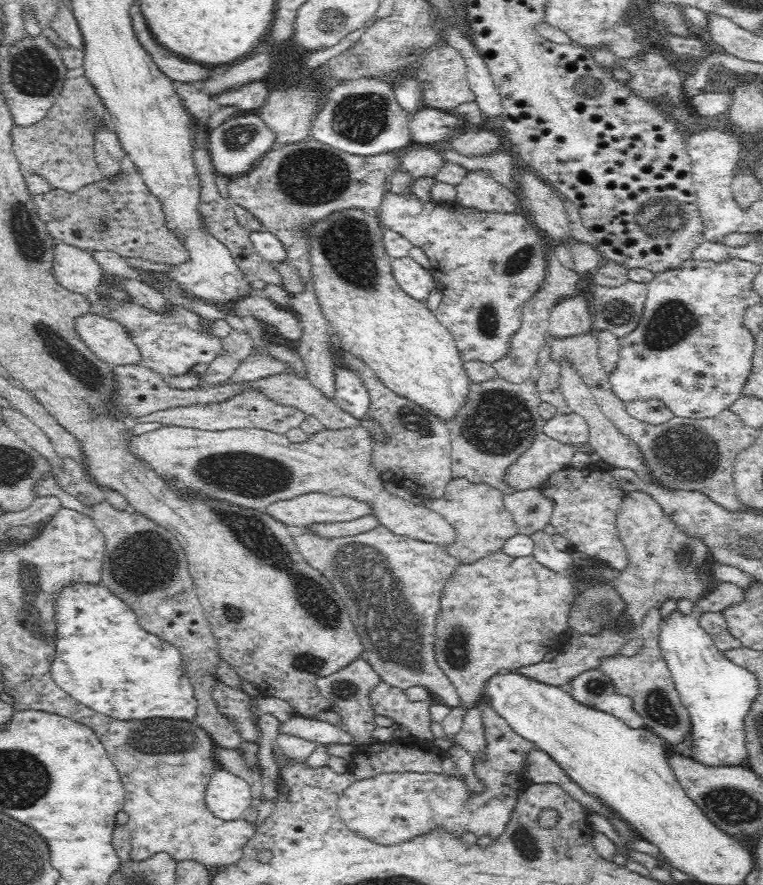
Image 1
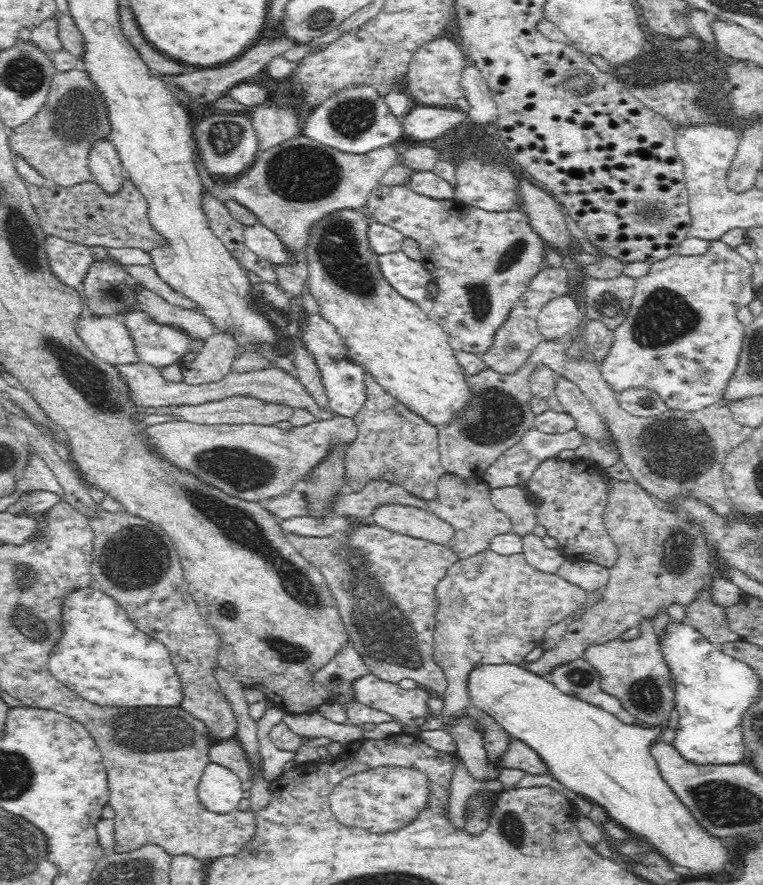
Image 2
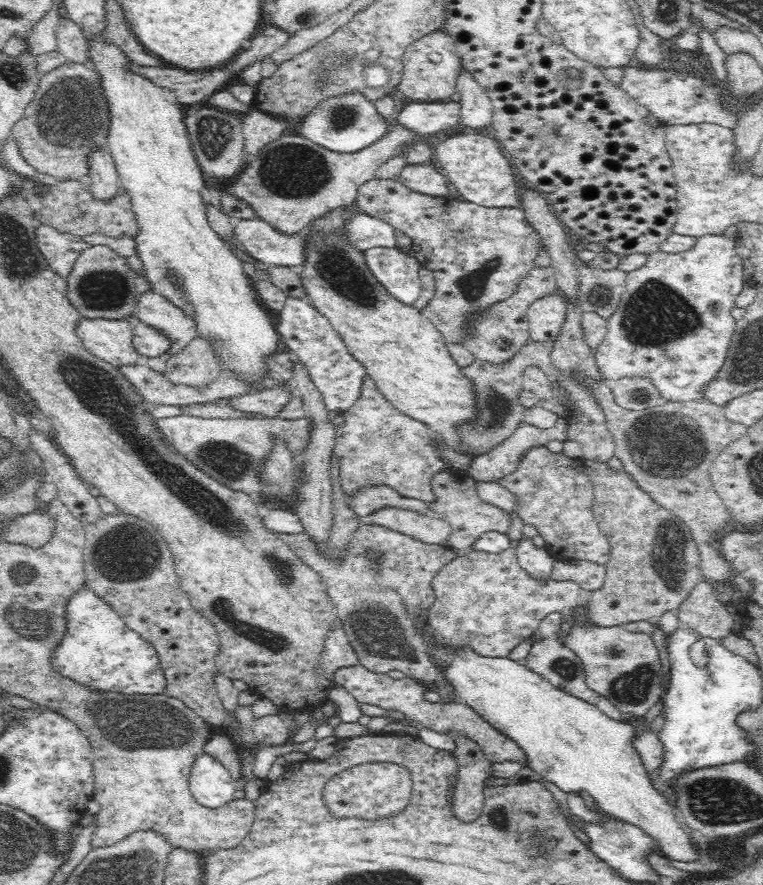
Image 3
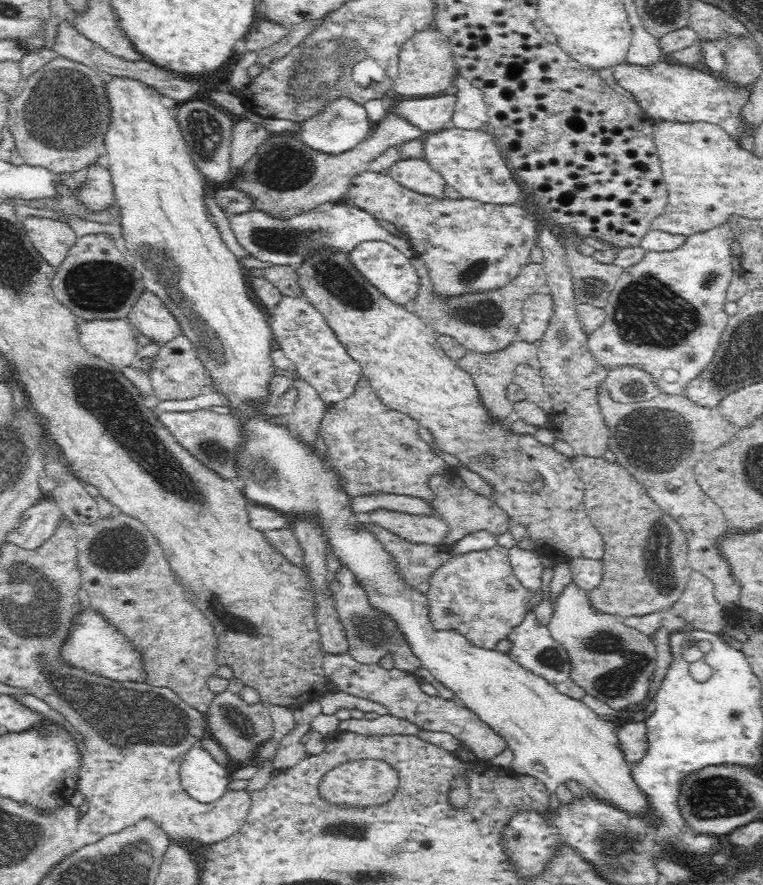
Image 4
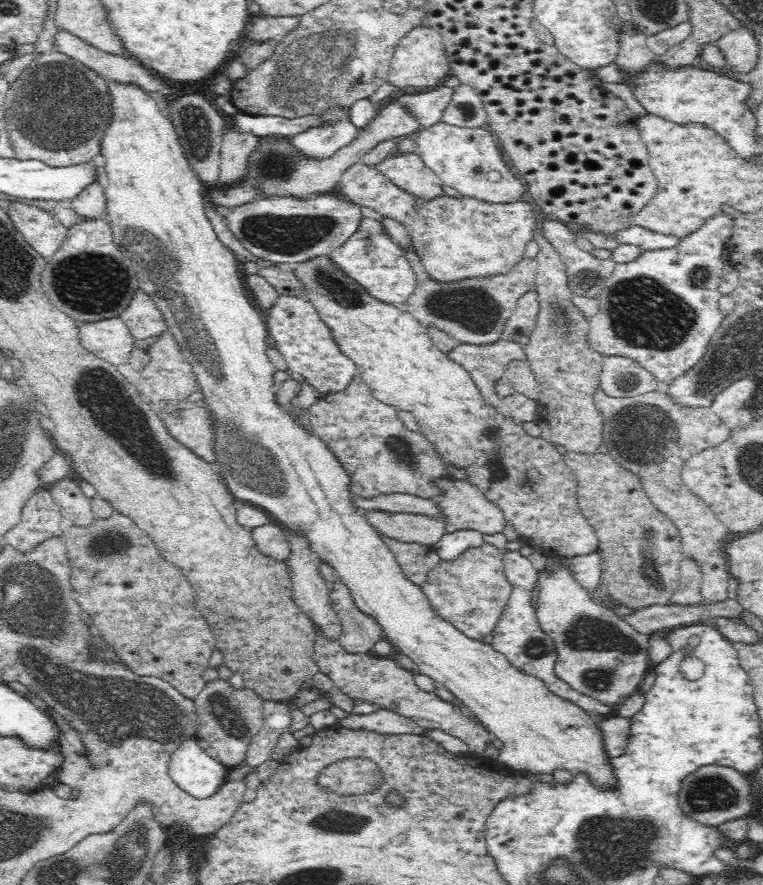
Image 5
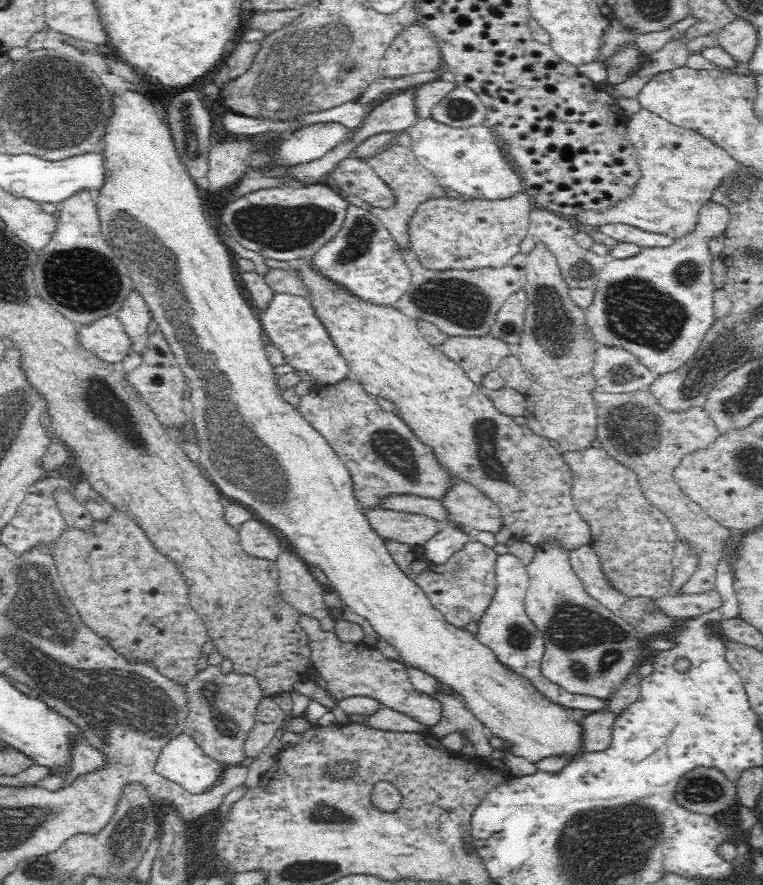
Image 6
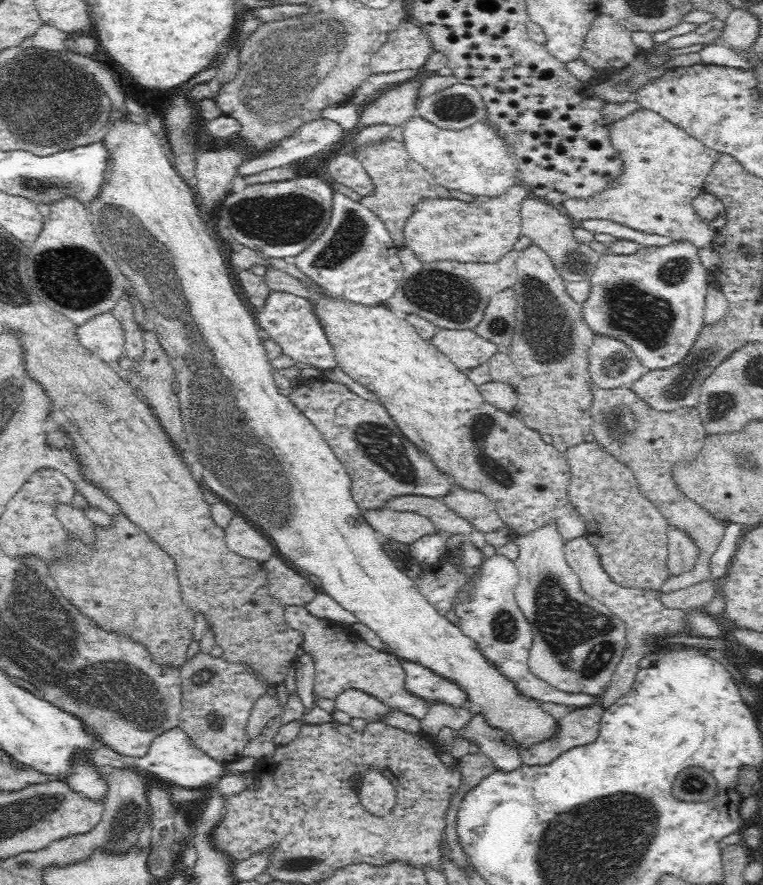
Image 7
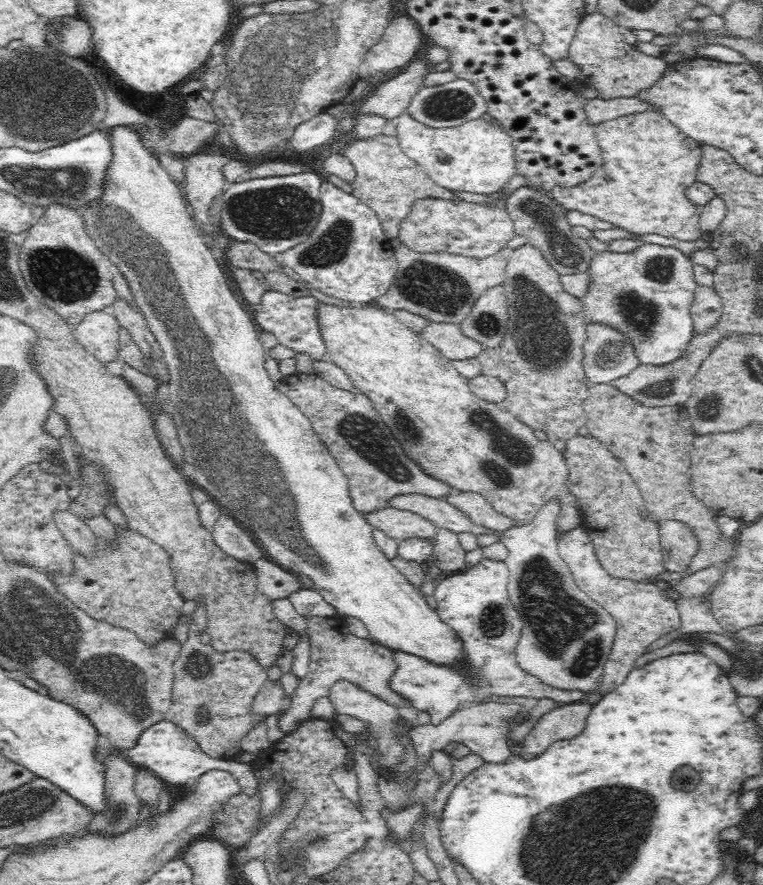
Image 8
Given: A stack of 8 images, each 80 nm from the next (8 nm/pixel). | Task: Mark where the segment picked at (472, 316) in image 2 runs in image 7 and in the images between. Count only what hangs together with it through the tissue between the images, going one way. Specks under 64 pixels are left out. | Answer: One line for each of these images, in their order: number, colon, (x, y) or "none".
3: (477, 255)
4: (467, 245)
5: (456, 238)
6: (446, 232)
7: (484, 230)

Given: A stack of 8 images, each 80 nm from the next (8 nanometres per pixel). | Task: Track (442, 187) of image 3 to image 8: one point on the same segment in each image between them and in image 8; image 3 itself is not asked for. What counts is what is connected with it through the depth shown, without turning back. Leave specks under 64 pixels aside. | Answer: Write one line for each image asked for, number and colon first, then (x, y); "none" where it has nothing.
4: (415, 174)
5: (405, 170)
6: (410, 183)
7: (399, 182)
8: (384, 178)

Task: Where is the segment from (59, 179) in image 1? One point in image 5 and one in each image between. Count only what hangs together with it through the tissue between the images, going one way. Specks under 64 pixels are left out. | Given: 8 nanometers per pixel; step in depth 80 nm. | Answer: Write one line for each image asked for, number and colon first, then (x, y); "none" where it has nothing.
2: (55, 141)
3: (60, 127)
4: (57, 119)
5: (57, 115)

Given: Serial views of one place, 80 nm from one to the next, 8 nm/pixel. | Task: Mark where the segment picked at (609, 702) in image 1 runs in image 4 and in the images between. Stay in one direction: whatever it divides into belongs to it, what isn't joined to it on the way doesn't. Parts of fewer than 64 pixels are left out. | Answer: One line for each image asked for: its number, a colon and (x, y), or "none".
2: (575, 677)
3: (547, 656)
4: (529, 643)

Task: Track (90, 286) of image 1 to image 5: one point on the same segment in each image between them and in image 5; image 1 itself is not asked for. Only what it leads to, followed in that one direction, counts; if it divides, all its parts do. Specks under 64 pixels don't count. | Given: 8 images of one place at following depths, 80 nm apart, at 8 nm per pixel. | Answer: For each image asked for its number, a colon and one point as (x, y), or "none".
2: (68, 260)
3: (59, 249)
4: (51, 238)
5: (40, 229)

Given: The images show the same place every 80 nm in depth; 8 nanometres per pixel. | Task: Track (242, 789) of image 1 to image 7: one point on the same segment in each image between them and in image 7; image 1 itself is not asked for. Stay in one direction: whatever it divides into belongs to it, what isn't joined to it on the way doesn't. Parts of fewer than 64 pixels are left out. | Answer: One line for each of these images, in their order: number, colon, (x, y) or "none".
2: (219, 790)
3: (211, 785)
4: (203, 778)
5: (190, 767)
6: (181, 760)
7: (172, 756)

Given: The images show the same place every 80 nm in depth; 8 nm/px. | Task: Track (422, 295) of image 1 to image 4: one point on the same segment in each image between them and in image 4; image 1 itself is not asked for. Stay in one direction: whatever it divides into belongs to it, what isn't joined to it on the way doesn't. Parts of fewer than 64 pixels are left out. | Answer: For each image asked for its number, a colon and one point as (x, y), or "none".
2: (408, 278)
3: (397, 273)
4: (381, 265)

